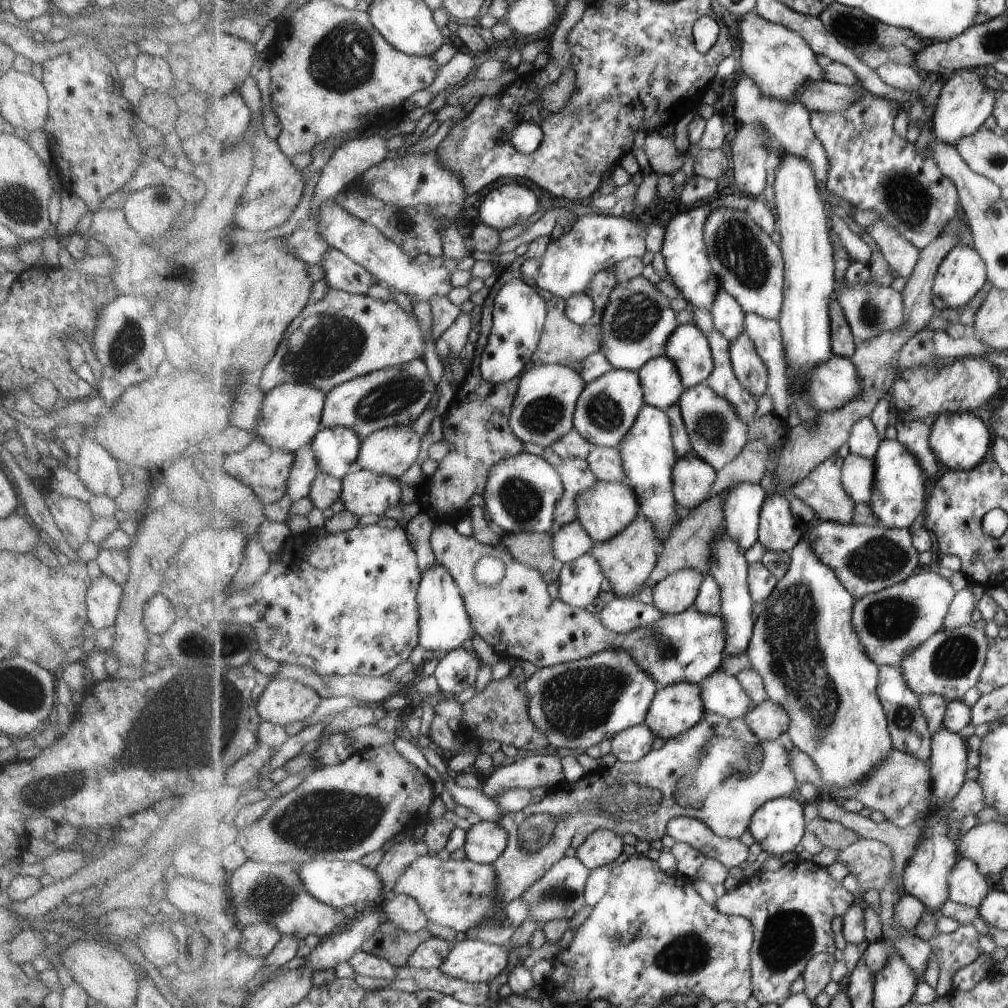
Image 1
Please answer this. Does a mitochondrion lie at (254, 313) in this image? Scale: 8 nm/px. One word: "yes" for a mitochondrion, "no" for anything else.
no

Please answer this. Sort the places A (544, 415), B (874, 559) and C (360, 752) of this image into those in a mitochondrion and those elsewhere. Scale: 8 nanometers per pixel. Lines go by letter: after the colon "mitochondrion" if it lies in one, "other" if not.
A: mitochondrion
B: mitochondrion
C: other

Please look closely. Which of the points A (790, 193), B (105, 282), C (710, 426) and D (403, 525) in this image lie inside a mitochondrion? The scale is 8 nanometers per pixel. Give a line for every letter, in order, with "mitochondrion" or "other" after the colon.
A: other
B: other
C: mitochondrion
D: other

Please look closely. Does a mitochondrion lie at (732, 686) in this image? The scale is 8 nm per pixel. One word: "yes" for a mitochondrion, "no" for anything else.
no

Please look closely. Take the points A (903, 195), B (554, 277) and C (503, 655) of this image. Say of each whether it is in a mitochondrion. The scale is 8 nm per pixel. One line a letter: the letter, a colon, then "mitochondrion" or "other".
A: mitochondrion
B: other
C: other

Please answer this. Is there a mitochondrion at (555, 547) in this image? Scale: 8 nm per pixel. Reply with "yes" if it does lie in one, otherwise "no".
no

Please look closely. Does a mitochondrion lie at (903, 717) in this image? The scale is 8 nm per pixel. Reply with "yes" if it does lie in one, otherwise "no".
yes

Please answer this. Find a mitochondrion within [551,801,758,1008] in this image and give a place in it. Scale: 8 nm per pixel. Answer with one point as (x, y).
(688, 953)

